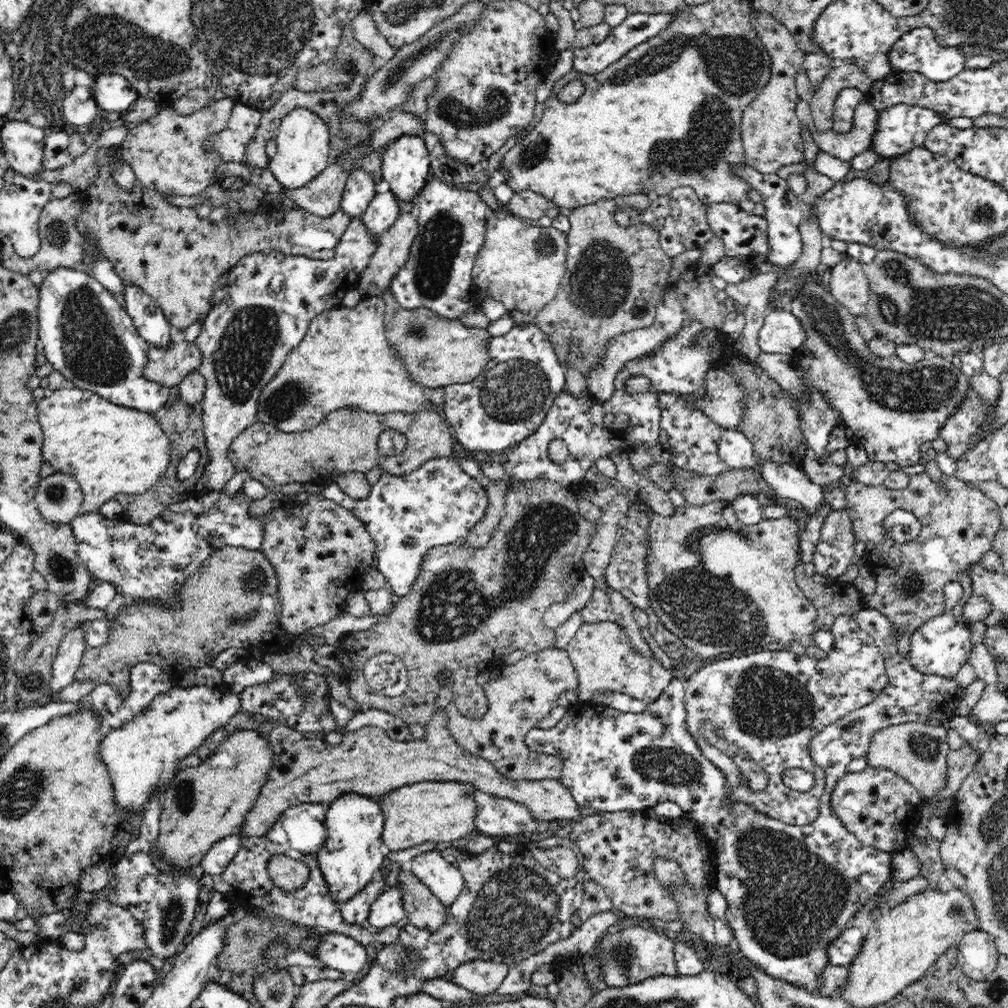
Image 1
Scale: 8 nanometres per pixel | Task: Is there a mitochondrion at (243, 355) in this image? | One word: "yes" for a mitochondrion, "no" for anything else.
yes

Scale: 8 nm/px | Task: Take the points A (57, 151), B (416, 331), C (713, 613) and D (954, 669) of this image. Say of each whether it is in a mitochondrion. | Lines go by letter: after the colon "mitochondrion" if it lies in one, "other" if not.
A: other
B: mitochondrion
C: mitochondrion
D: other

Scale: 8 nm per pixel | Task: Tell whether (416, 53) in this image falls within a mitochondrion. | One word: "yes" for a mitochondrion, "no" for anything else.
yes

